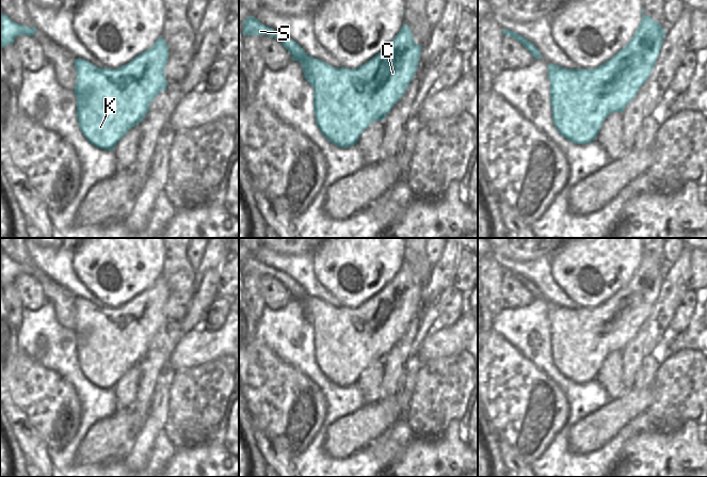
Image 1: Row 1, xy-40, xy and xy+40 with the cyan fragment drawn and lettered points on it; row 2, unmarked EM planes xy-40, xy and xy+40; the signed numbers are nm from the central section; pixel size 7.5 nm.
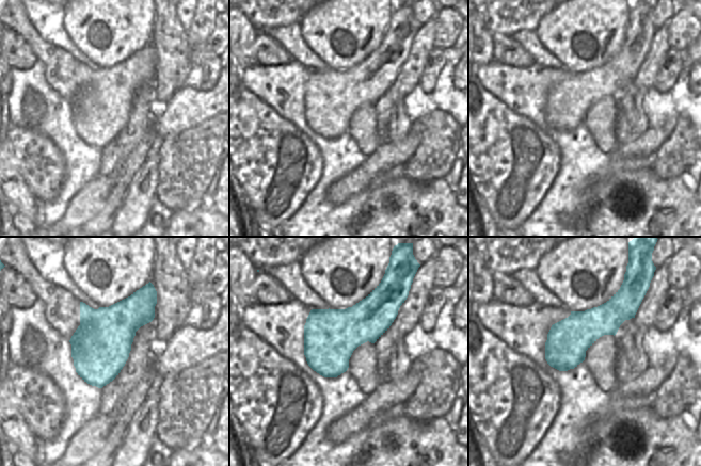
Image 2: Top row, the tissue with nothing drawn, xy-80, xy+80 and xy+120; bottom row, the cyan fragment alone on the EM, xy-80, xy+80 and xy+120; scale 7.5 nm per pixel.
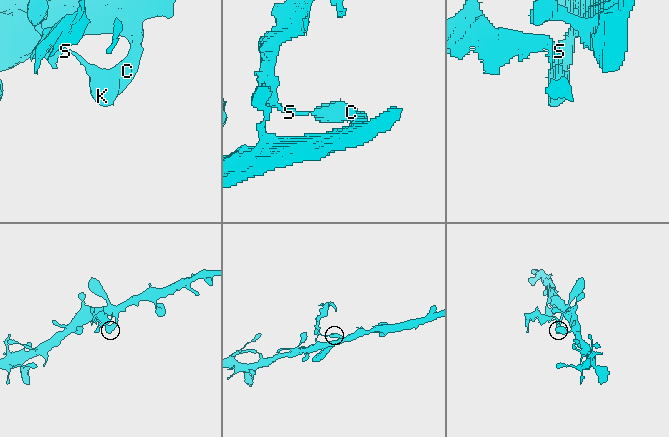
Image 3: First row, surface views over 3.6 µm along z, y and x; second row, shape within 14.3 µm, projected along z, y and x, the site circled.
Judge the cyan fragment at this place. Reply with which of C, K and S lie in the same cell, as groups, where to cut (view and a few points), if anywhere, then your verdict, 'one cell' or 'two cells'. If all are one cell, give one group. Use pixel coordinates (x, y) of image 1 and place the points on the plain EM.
groups C K / S; cut xy (308, 295), (299, 300); two cells

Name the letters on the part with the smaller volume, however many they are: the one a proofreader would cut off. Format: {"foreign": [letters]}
{"foreign": ["S"]}

